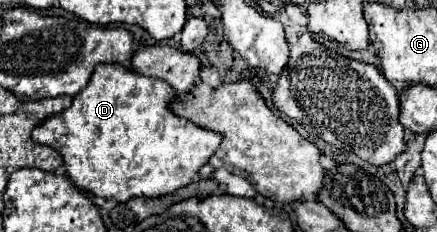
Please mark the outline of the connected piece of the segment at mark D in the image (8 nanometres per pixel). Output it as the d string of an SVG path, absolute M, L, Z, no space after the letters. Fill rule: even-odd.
M98 65L88 85L74 97L72 105L60 115L48 117L32 131L36 143L44 143L60 151L68 177L74 185L104 199L128 201L132 197L162 197L176 189L192 183L194 175L202 165L208 163L210 155L220 147L220 133L204 131L172 113L170 103L180 95L166 83L154 77L138 75L124 65Z

